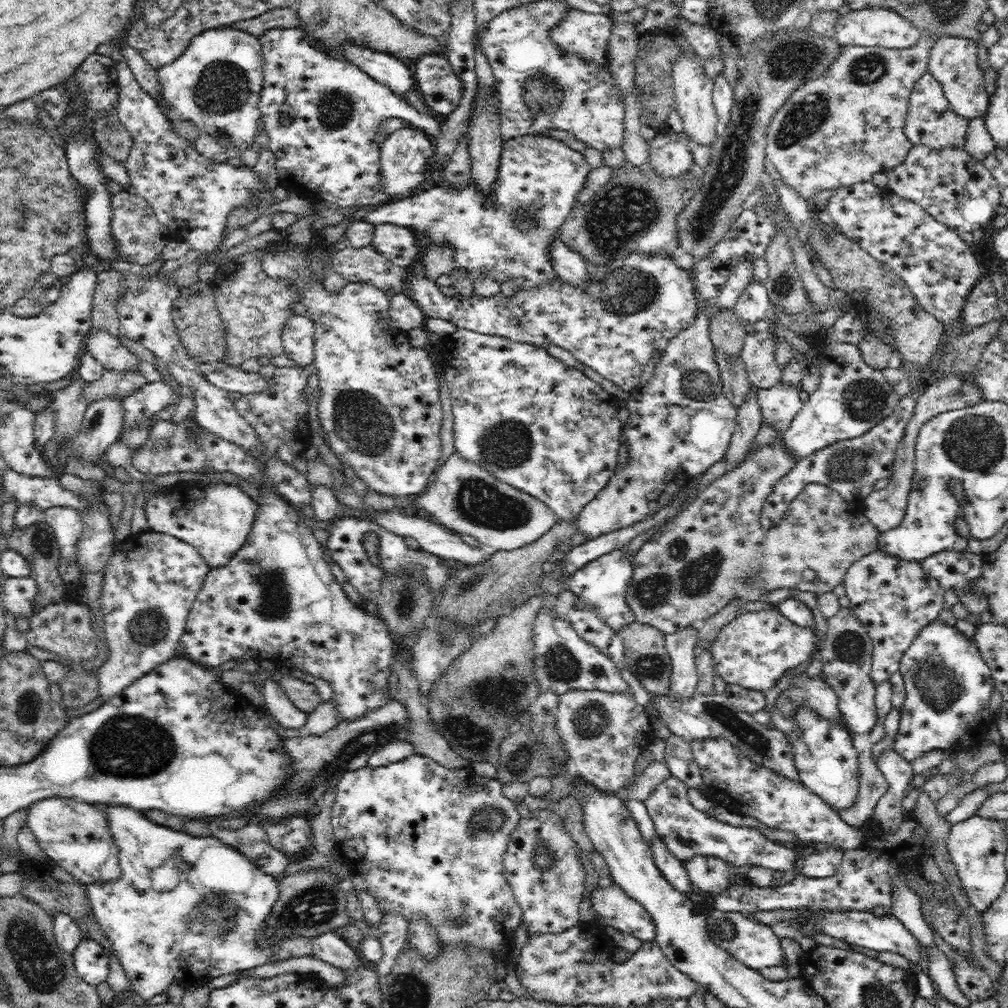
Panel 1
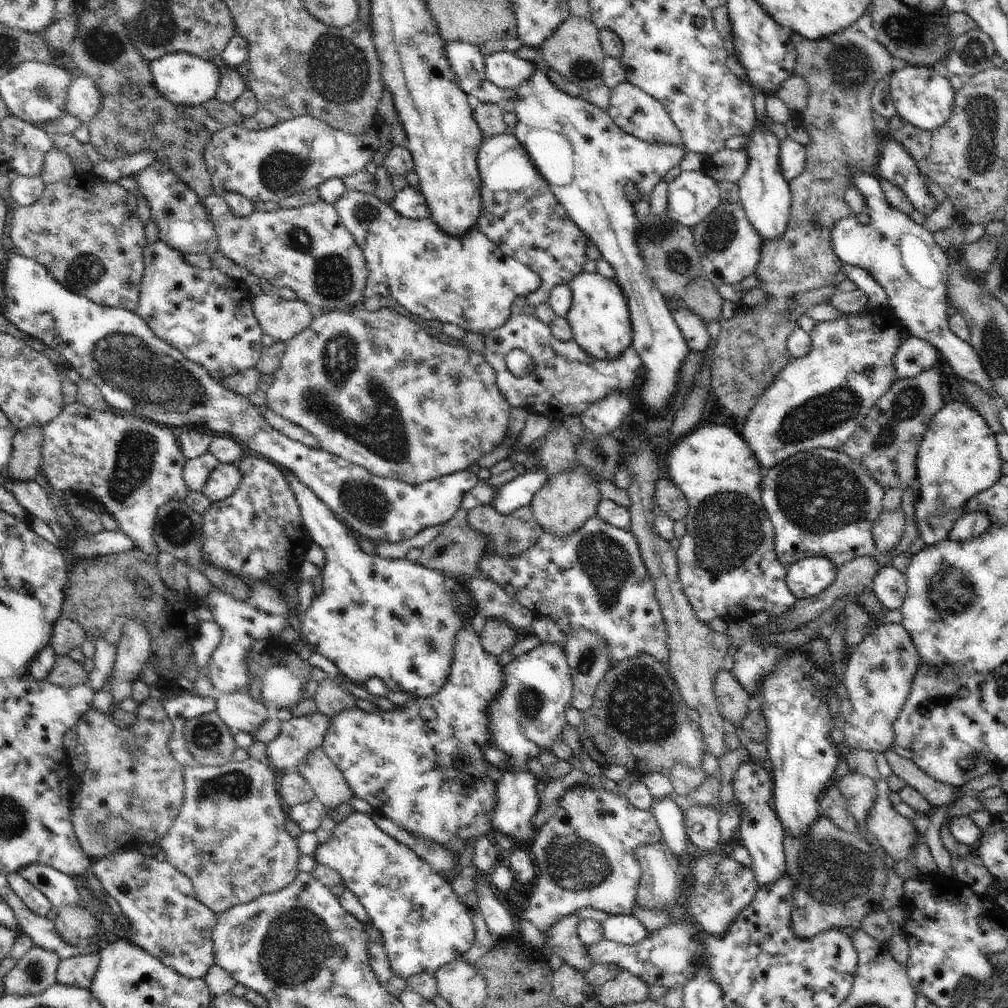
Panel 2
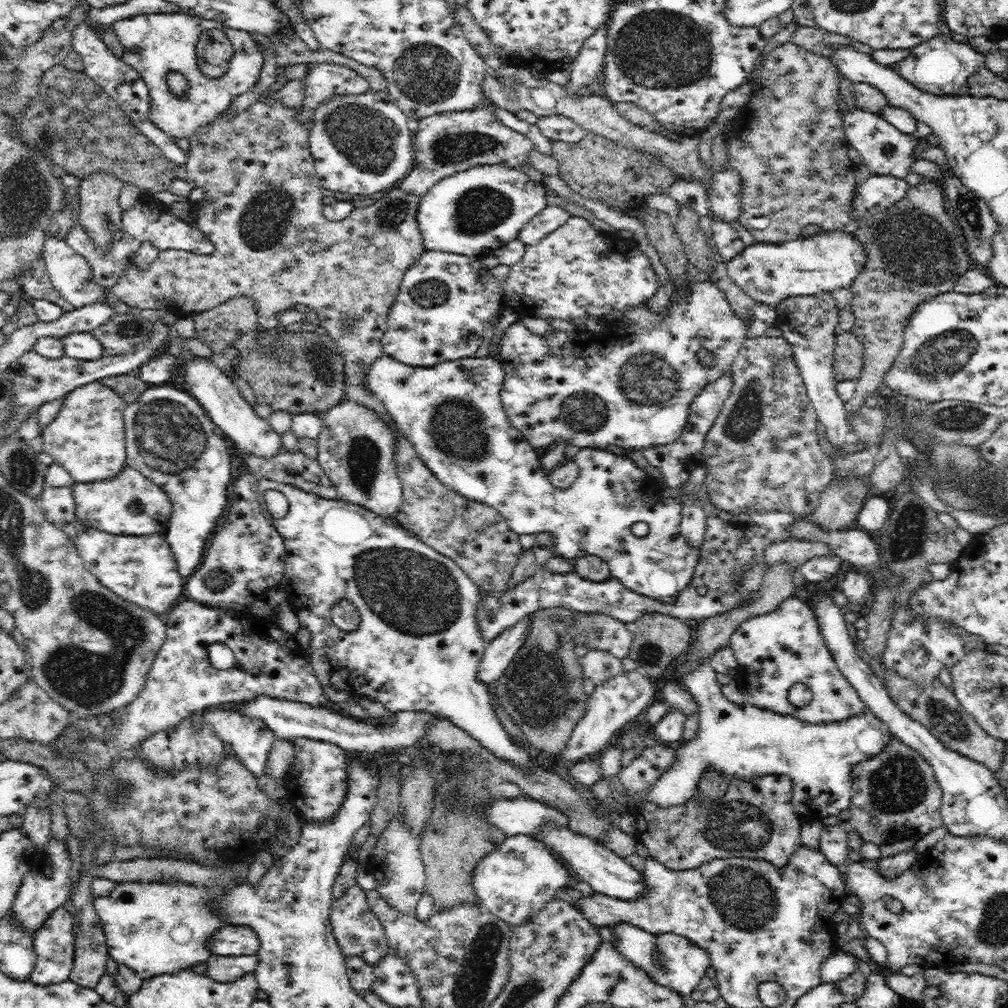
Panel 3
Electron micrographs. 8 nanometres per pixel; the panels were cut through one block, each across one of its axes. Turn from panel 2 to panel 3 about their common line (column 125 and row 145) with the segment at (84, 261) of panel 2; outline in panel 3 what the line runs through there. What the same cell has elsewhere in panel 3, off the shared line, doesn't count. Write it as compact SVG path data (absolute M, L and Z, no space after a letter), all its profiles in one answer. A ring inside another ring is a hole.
M276 94L265 96L261 95L258 101L243 111L238 111L234 115L227 114L226 111L220 113L212 122L203 126L199 131L196 131L191 137L188 137L189 151L187 160L185 162L187 178L186 180L191 184L191 187L203 189L203 199L193 205L192 213L195 218L194 224L199 230L209 237L209 240L215 245L215 250L210 255L196 255L190 251L169 249L159 252L158 258L146 271L140 271L134 267L129 267L125 274L116 282L114 287L109 290L112 295L116 295L122 303L128 305L129 308L138 308L140 311L146 309L169 309L178 315L202 313L206 310L211 310L220 304L227 302L230 298L236 296L248 296L256 302L258 309L258 320L261 329L274 329L280 328L277 324L275 316L283 310L295 309L295 305L302 304L309 307L317 313L320 326L323 331L327 332L335 341L344 360L344 373L345 373L345 396L344 398L357 402L360 406L371 410L378 418L381 418L387 426L393 430L396 439L396 448L394 453L395 467L397 475L401 480L403 490L403 502L401 511L406 514L405 527L410 529L417 537L431 546L436 552L451 558L463 571L472 579L482 590L490 594L499 595L506 591L508 582L512 580L514 568L518 562L519 556L525 551L524 547L518 541L519 534L510 528L506 519L494 508L487 506L485 503L477 501L469 501L460 493L455 490L449 489L444 483L440 482L434 473L422 462L420 455L416 452L414 445L404 437L400 429L396 427L396 423L392 420L392 415L386 411L386 407L382 404L376 395L364 387L365 371L368 371L372 364L383 356L383 346L381 340L384 331L387 327L387 314L388 311L394 306L396 296L400 294L400 284L402 284L402 277L410 269L410 266L420 259L420 256L425 252L421 231L417 222L417 210L420 202L420 197L402 190L400 187L394 187L386 190L386 195L370 206L363 208L354 208L350 216L346 216L340 221L328 221L323 215L323 203L321 194L321 186L316 176L315 162L309 149L309 130L300 119L298 119L298 109L286 107L284 103L278 101Z

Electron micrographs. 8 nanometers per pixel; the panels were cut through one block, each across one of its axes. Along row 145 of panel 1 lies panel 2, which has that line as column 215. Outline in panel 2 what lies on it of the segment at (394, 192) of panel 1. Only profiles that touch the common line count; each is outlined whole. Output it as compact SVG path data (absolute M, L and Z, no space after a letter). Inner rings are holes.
M10 254L6 263L4 318L26 335L34 336L46 346L60 352L83 380L90 380L102 391L102 396L111 410L130 413L136 418L148 419L167 427L190 429L191 426L197 426L213 435L227 434L235 437L243 446L262 454L264 458L270 458L285 471L298 476L298 480L304 486L308 486L334 512L342 524L346 522L352 530L372 541L375 540L376 544L404 542L430 526L448 522L461 507L465 493L480 482L476 473L461 470L430 482L411 485L398 479L372 474L366 468L350 464L347 460L325 450L308 448L302 442L292 440L272 428L263 418L262 409L257 409L248 397L228 390L212 378L204 366L188 360L177 348L160 340L150 330L146 321L135 312L96 304L85 296L62 288L44 266L40 266L31 258Z

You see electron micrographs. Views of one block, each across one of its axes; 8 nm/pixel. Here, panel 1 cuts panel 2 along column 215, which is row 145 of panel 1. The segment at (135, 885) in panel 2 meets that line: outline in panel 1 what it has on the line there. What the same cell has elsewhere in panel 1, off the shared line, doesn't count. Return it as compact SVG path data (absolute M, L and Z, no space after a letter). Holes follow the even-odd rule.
M918 143L911 146L898 166L886 173L890 190L902 198L917 202L937 222L953 227L957 232L984 228L991 223L1001 204L1001 190L997 180L984 163L970 157L964 147L934 149Z

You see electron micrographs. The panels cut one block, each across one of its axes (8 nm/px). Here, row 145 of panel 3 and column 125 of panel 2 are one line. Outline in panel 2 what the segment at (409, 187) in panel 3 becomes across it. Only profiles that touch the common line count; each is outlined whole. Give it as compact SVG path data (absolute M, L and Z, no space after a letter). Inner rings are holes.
M76 401L66 405L50 424L42 427L42 432L44 436L41 471L54 490L64 492L70 490L84 500L102 504L106 508L105 512L118 521L121 531L132 538L136 548L142 550L144 554L158 556L160 550L152 538L158 508L171 500L184 501L190 491L183 478L187 460L180 448L179 438L172 432L172 427L111 409L98 412Z

